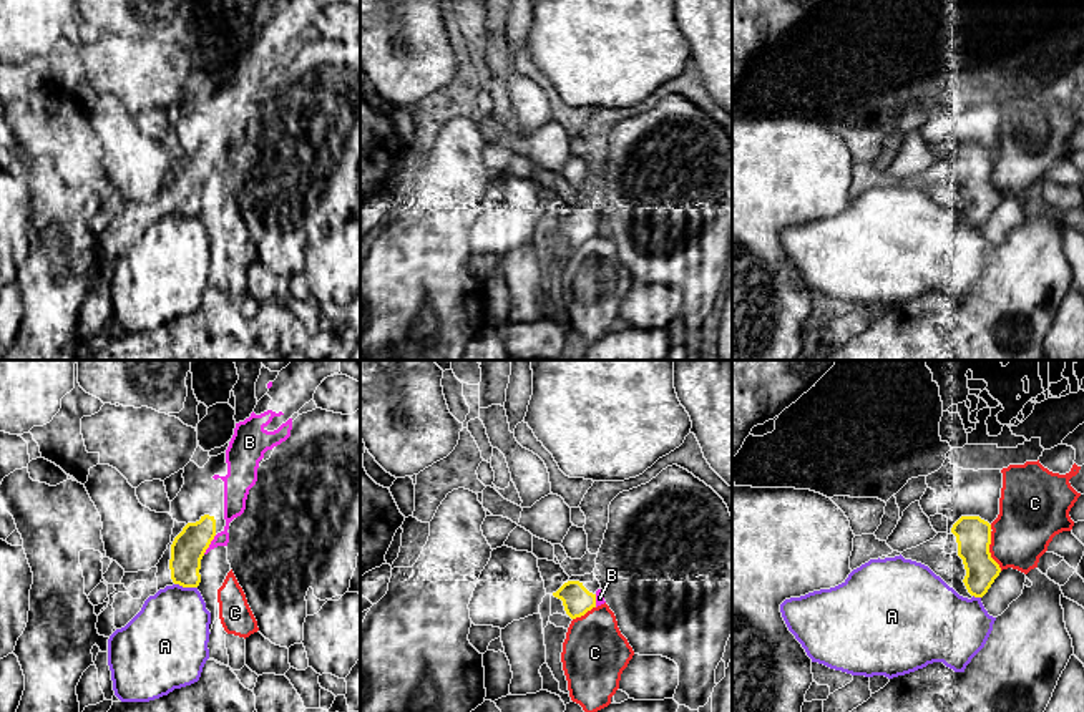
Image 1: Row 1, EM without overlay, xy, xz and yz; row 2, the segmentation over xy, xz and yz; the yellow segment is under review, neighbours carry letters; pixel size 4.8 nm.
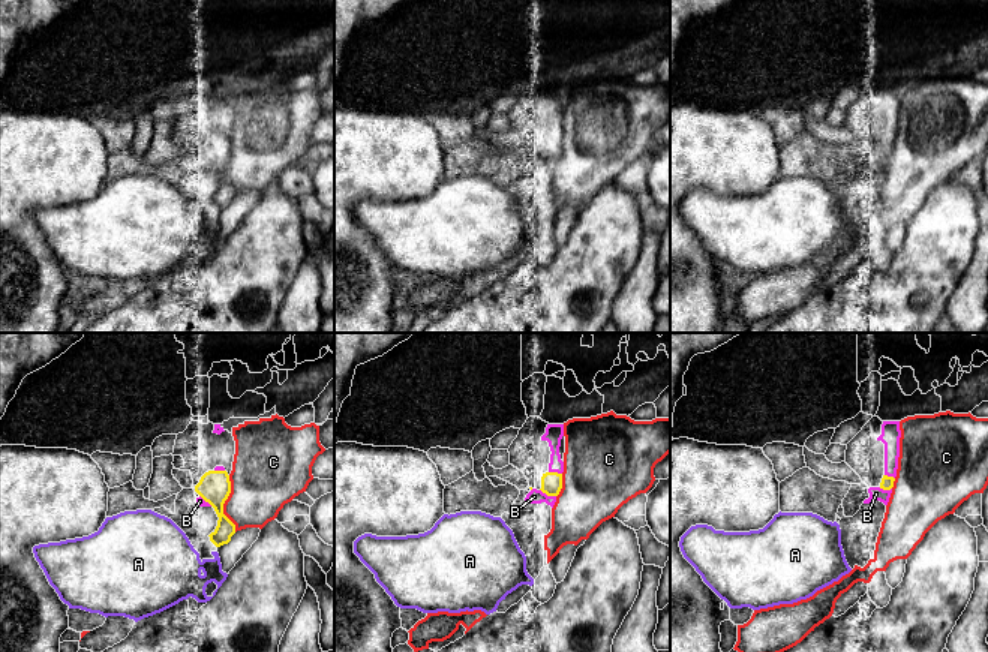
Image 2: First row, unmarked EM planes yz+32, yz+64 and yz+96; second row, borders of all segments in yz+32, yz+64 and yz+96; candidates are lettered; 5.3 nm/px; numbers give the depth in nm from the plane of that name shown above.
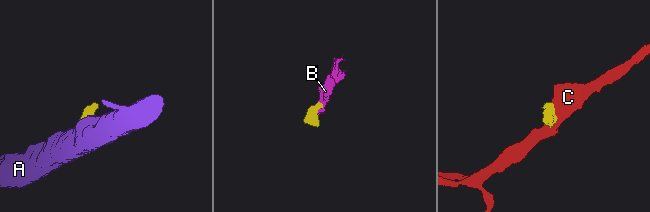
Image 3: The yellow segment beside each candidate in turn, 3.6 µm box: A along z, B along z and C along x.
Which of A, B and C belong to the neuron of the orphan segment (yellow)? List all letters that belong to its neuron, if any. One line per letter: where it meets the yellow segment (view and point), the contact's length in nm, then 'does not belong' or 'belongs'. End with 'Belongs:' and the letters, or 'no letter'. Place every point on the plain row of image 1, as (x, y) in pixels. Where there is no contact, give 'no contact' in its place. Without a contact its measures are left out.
A: meets yellow in xy at (186, 214); contact 110 nm long; does not belong
B: meets yellow in xy at (209, 171); contact 120 nm long; belongs
C: meets yellow in yz at (988, 180); contact 200 nm long; does not belong
Belongs: B

